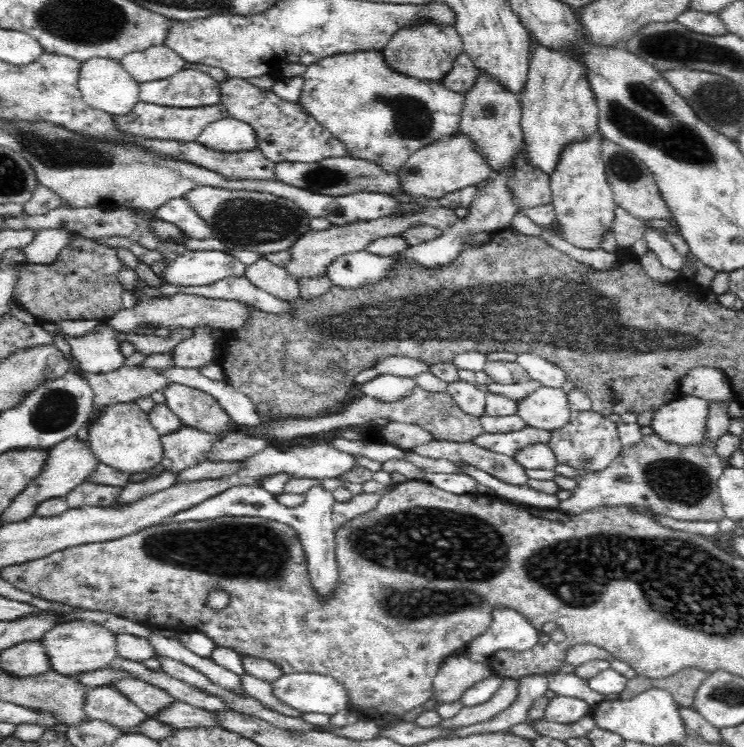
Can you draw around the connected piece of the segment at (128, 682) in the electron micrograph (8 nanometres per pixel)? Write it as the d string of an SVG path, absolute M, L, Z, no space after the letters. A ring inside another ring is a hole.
M125 679L112 685L126 696L148 719L155 718L161 711L175 704L175 699L162 688L143 682L140 679Z

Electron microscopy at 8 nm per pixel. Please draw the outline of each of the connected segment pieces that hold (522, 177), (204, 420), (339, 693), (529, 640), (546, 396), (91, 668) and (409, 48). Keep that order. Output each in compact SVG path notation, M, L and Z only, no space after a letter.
M530 164L521 168L509 179L518 210L545 206L552 201L550 178Z
M170 382L162 391L166 404L180 417L182 424L209 434L224 435L234 430L230 415L213 396L197 388Z
M308 672L283 674L271 684L274 697L294 710L328 714L349 709L349 692L332 676Z
M496 610L488 631L470 642L463 656L474 662L487 663L500 650L526 652L538 642L538 630L522 614L514 610Z
M542 385L517 402L517 415L532 428L554 431L568 424L571 408L563 388Z
M73 620L58 623L41 639L51 661L51 671L66 677L94 672L113 664L118 657L116 635L110 629L92 622Z
M424 21L401 28L388 41L382 54L394 71L422 80L440 81L450 72L454 60L464 51L462 35L450 25L438 25Z

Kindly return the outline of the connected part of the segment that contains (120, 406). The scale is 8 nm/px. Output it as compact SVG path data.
M136 401L106 405L92 418L88 435L98 461L127 473L144 472L161 464L163 459L162 436L152 426L149 415Z

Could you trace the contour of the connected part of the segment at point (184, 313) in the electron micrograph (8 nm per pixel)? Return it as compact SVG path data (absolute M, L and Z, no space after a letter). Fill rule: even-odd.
M125 264L121 265L118 279L122 283L124 292L128 290L129 292L135 292L139 296L139 304L136 308L116 311L114 316L108 319L110 325L119 333L137 333L138 326L142 326L142 324L161 325L168 328L169 332L178 327L191 328L193 330L195 326L200 325L206 325L211 329L220 328L226 331L234 331L246 326L246 322L250 318L248 310L254 310L254 307L238 300L222 300L190 294L176 294L164 299L140 297L140 291L138 291L140 279L136 276L135 271L128 268Z

